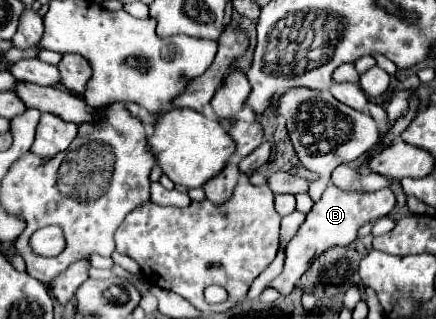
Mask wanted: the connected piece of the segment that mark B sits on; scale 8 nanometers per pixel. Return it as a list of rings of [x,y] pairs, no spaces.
[[[328,184],[328,188],[324,190],[322,198],[308,212],[306,222],[302,224],[298,234],[288,242],[284,270],[282,270],[280,276],[276,276],[270,282],[270,288],[278,290],[280,294],[290,294],[290,290],[294,290],[296,282],[300,280],[300,276],[308,270],[312,258],[318,258],[318,254],[322,254],[330,246],[346,246],[350,242],[354,242],[356,236],[358,236],[360,226],[388,216],[394,210],[394,206],[396,206],[396,198],[394,198],[392,190],[346,192],[346,190],[340,190],[334,184]]]

